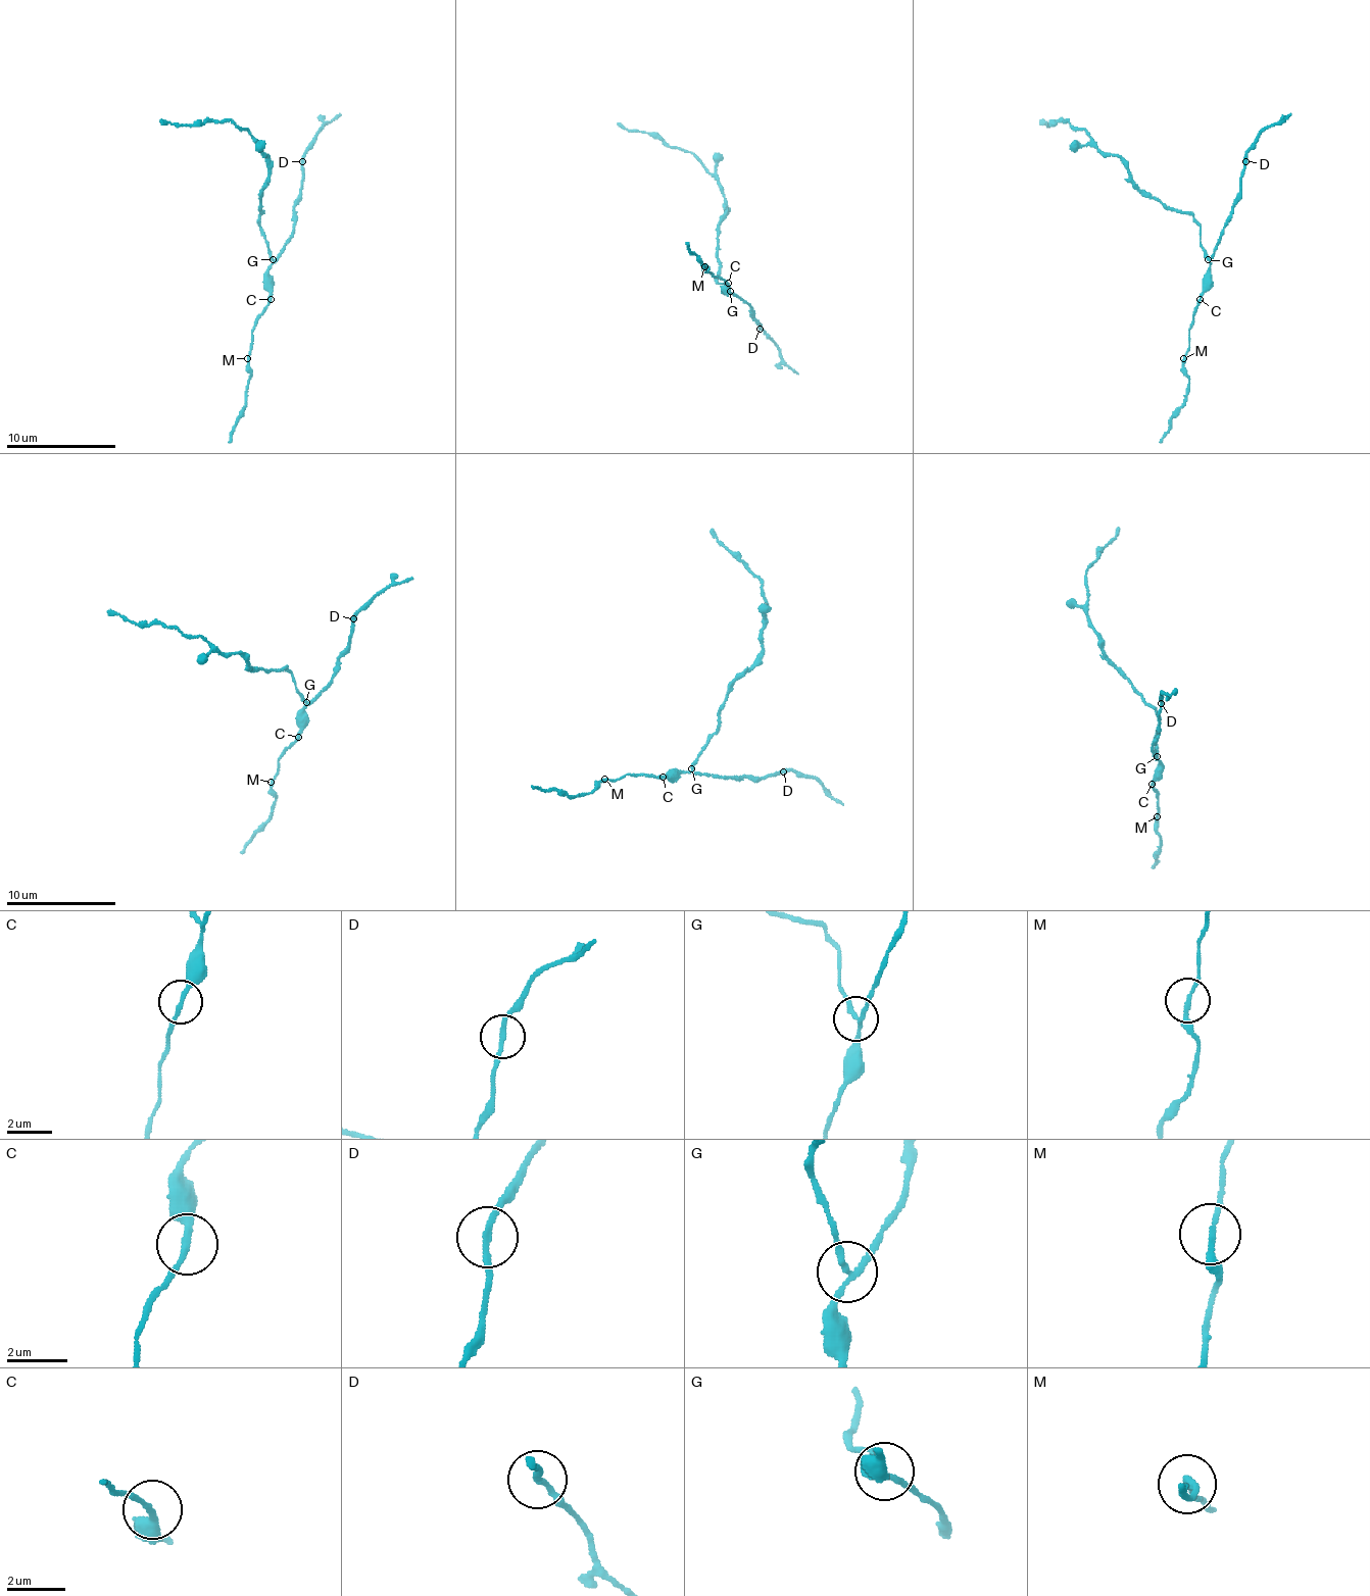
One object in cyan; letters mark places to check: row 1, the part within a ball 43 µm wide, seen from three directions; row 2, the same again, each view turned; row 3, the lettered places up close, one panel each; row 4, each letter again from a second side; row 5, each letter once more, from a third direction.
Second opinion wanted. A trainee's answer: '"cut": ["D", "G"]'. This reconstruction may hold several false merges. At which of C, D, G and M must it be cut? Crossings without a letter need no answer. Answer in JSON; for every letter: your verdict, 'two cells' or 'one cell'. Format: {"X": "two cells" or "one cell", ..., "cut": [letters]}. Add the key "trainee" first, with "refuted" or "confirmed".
{"trainee": "confirmed", "C": "one cell", "D": "two cells", "G": "two cells", "M": "one cell", "cut": ["D", "G"]}

